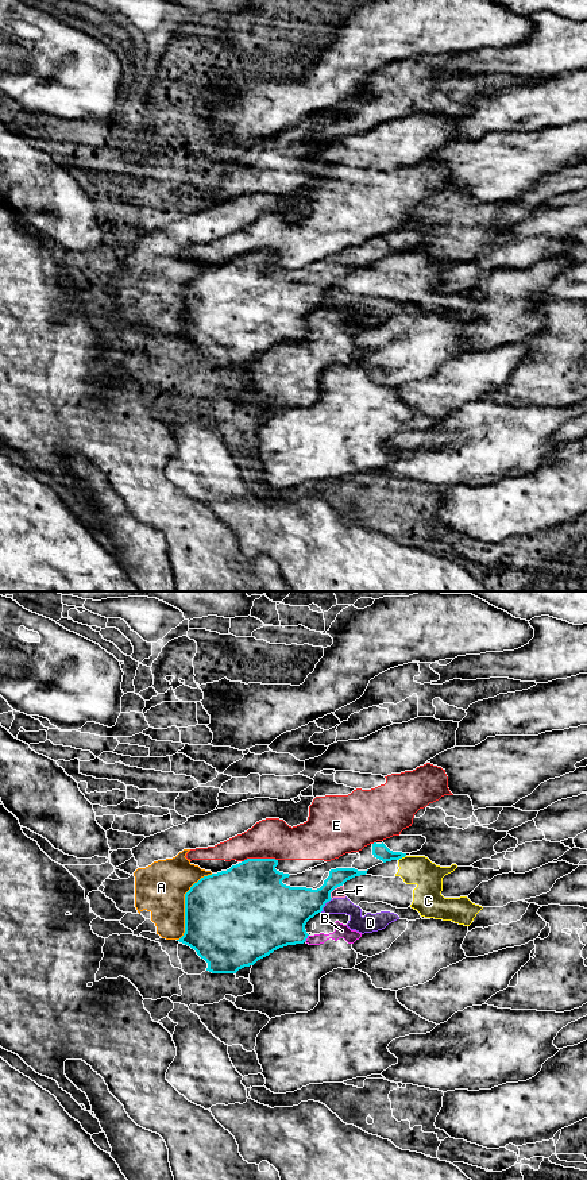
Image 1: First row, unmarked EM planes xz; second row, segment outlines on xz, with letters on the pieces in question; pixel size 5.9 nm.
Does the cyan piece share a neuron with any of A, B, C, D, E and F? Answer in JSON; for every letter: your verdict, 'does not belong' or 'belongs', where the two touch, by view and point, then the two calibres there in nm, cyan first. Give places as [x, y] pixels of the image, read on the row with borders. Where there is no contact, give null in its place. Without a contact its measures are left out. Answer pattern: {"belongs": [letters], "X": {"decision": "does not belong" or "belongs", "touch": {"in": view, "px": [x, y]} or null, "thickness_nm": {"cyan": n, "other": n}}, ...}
{"belongs": [], "A": {"decision": "does not belong", "touch": {"in": "xz", "px": [185, 903]}, "thickness_nm": {"cyan": 500, "other": 300}}, "B": {"decision": "does not belong", "touch": {"in": "xz", "px": [306, 937]}, "thickness_nm": {"cyan": 400, "other": 80}}, "C": {"decision": "does not belong", "touch": {"in": "xz", "px": [401, 857]}, "thickness_nm": {"cyan": 90, "other": 180}}, "D": {"decision": "does not belong", "touch": {"in": "xz", "px": [324, 905]}, "thickness_nm": {"cyan": 300, "other": 100}}, "E": {"decision": "does not belong", "touch": {"in": "xz", "px": [259, 859]}, "thickness_nm": {"cyan": 440, "other": 240}}, "F": {"decision": "does not belong", "touch": {"in": "xz", "px": [333, 889]}, "thickness_nm": {"cyan": 220, "other": 60}}}

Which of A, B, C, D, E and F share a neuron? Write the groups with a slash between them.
A / B / C D F / E

